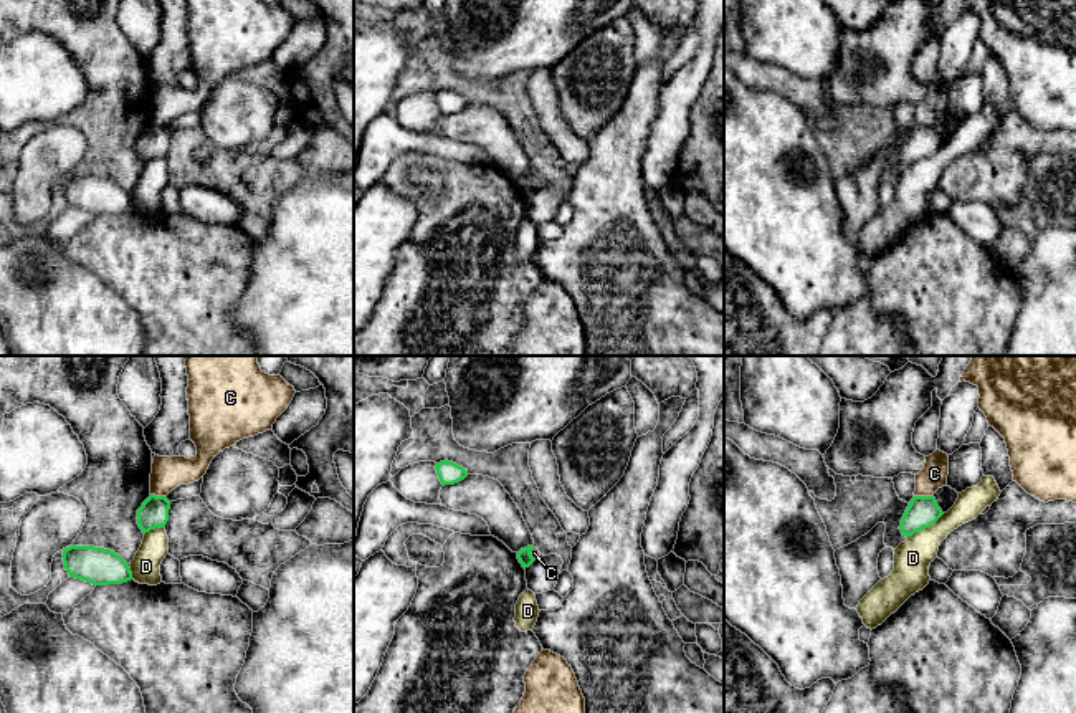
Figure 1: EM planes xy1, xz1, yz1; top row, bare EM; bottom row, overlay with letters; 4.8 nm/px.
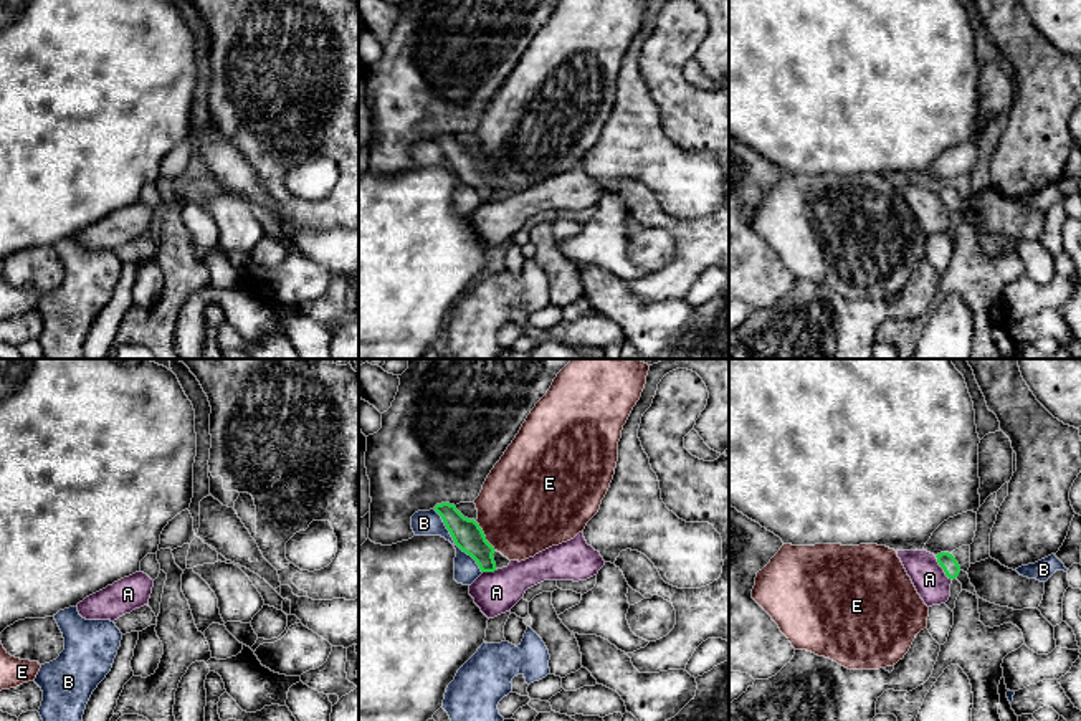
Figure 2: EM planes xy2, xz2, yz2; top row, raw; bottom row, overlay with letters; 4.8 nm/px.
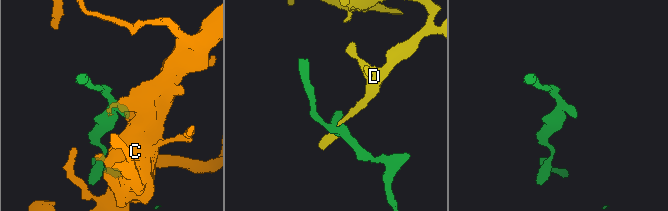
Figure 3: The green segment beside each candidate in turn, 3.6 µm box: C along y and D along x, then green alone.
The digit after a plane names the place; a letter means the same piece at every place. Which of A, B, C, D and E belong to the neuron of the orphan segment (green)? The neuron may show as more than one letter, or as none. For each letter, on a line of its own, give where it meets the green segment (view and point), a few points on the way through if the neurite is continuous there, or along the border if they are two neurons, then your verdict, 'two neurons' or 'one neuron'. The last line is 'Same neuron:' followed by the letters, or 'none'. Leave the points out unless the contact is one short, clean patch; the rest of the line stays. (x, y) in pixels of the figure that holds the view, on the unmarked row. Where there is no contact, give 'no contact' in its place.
A: yz2 (942, 197) | along yz2 (934, 186), (942, 200), (952, 209) | two neurons
B: xz2 (455, 172) | two neurons
C: yz1 (924, 126) | along yz1 (914, 124), (933, 126) | two neurons
D: yz1 (926, 156) | along yz1 (944, 143), (908, 167) | two neurons
E: xz2 (485, 166) | along xz2 (475, 151), (495, 181) | two neurons
Same neuron: none

